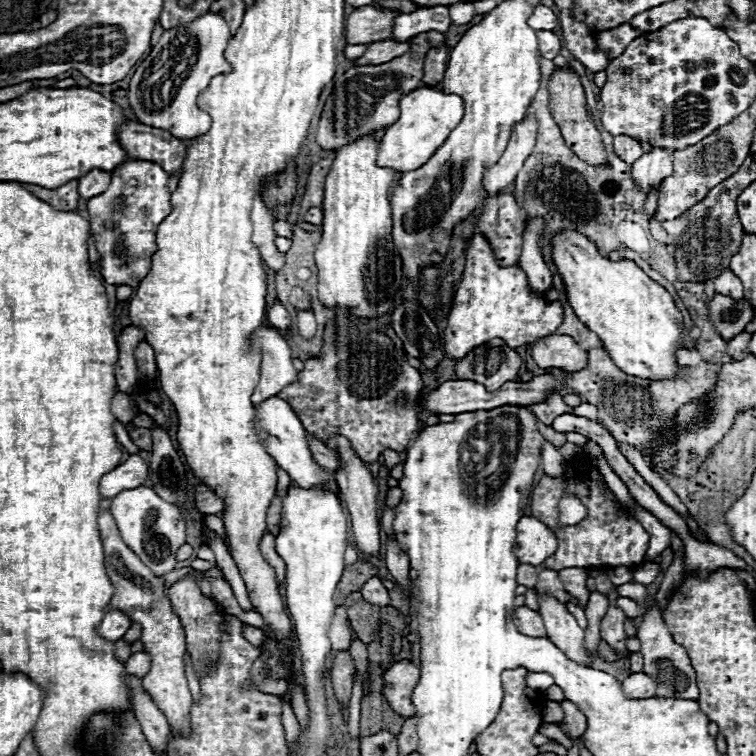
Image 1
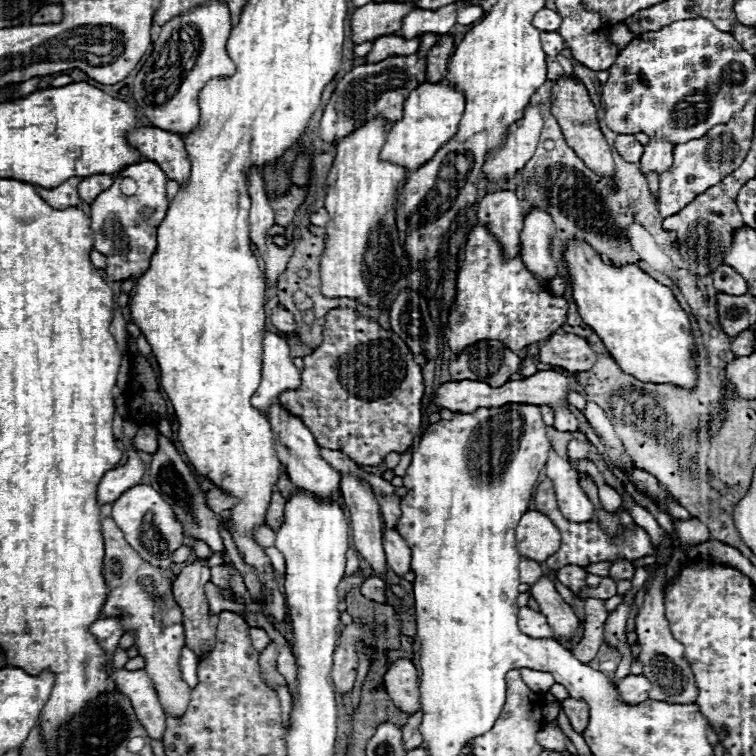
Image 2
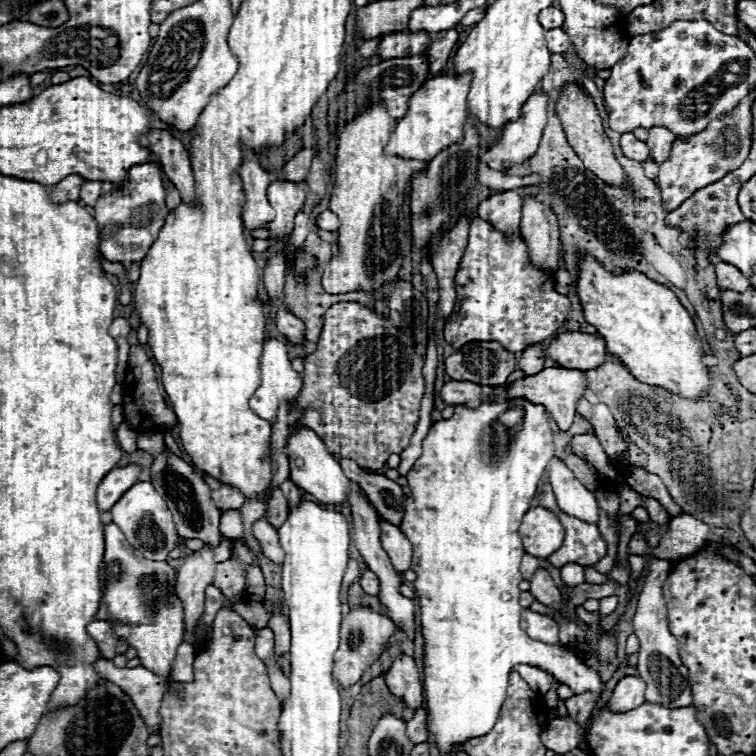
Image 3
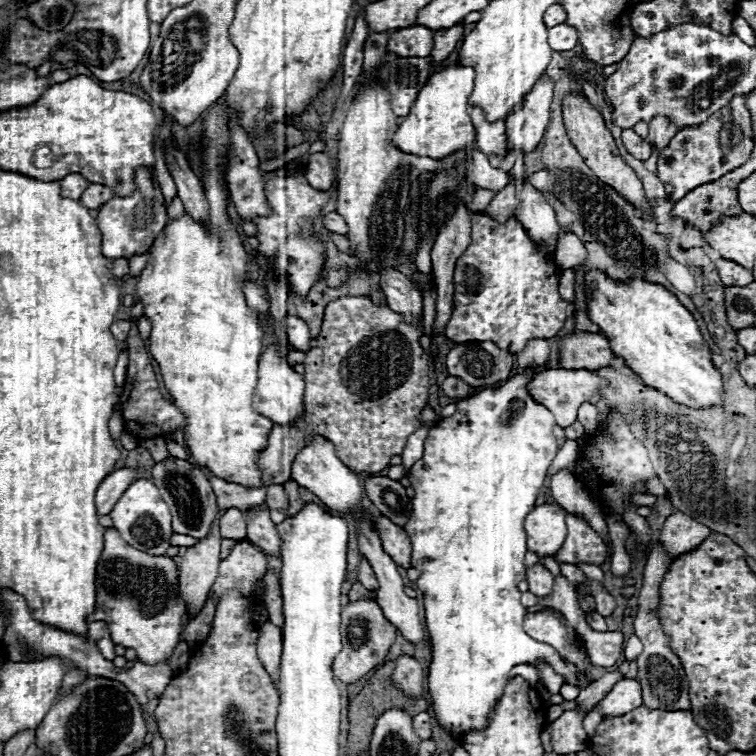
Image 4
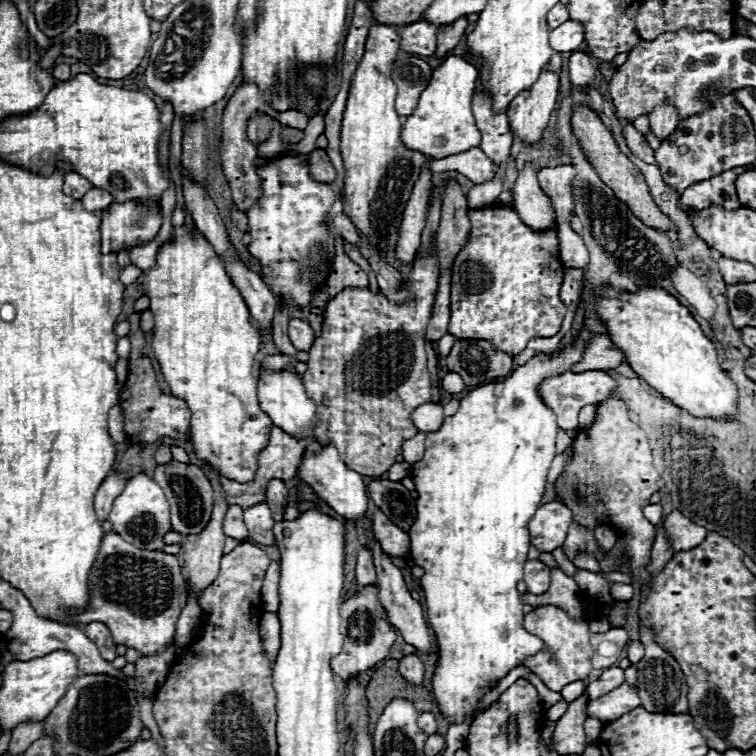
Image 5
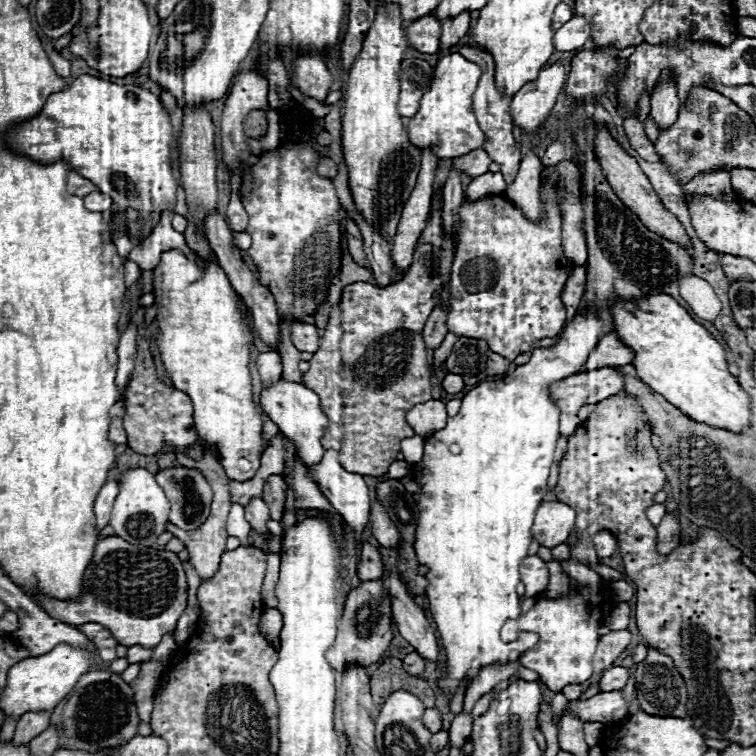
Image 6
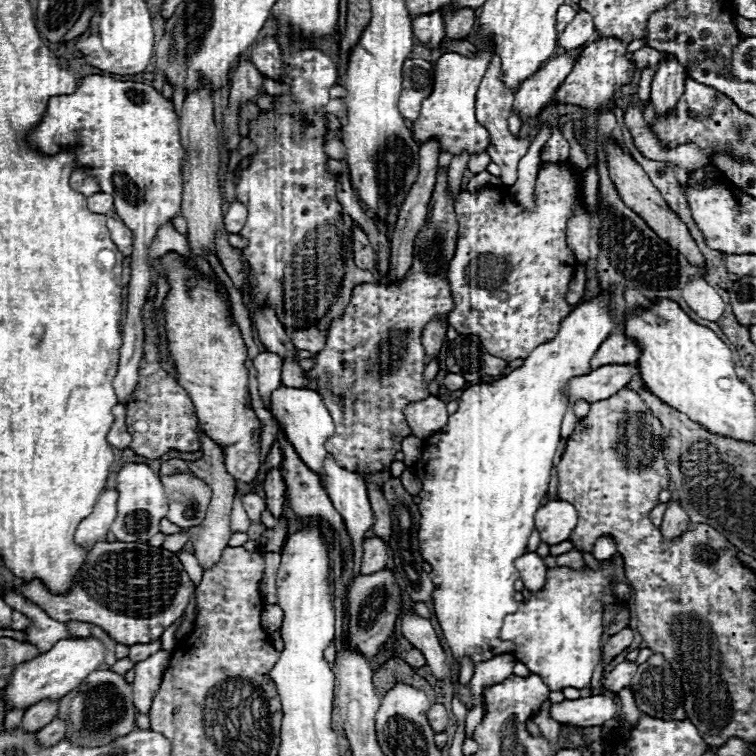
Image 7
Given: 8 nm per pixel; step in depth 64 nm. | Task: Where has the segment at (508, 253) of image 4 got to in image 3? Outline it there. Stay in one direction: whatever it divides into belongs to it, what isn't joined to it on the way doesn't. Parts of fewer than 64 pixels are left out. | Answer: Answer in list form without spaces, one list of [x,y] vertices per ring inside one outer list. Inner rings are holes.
[[[478,216],[472,218],[470,240],[462,256],[460,268],[456,272],[454,284],[458,296],[456,296],[454,312],[444,328],[446,342],[450,342],[454,350],[458,350],[458,346],[464,346],[466,342],[472,340],[484,340],[484,342],[498,342],[510,352],[520,352],[528,344],[536,344],[552,336],[568,318],[570,300],[556,292],[552,272],[540,270],[536,264],[532,264],[528,246],[522,240],[522,236],[520,234],[506,236],[504,232],[496,230],[488,220],[482,220]]]

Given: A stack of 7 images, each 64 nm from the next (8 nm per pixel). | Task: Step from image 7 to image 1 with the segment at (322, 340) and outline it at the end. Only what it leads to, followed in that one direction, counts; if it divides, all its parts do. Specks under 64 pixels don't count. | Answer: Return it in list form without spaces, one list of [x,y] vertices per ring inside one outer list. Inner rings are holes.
[[[278,300],[268,308],[266,318],[268,318],[268,322],[270,322],[274,328],[278,328],[278,330],[288,330],[290,324],[292,324],[290,314],[286,312],[286,308],[284,308]]]

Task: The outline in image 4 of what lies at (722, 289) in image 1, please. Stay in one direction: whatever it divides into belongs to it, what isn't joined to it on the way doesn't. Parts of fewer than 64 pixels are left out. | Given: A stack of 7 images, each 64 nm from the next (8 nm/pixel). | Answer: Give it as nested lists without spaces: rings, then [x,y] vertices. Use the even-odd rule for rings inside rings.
[[[720,258],[716,262],[716,268],[720,272],[720,278],[724,282],[724,286],[748,286],[750,282],[754,282],[754,276],[748,268],[732,262],[732,260],[724,260]]]

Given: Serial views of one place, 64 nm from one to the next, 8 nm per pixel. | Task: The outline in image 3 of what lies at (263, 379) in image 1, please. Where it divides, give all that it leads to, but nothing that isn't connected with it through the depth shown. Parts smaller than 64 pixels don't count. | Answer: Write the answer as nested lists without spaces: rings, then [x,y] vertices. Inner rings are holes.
[[[270,338],[260,358],[262,382],[250,398],[250,408],[270,422],[278,420],[280,404],[292,402],[302,390],[302,376],[292,368],[286,344]]]

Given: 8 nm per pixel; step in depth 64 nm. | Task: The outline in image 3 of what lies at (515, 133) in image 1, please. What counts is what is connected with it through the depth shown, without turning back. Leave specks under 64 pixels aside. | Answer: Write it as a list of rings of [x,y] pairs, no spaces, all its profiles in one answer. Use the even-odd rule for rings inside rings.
[[[536,90],[522,106],[520,110],[520,118],[514,120],[514,122],[508,122],[502,130],[502,140],[498,142],[498,146],[490,148],[488,152],[482,154],[482,160],[494,168],[494,170],[508,170],[510,166],[514,164],[520,164],[524,162],[526,158],[534,156],[534,152],[538,150],[538,144],[540,144],[540,138],[542,138],[542,130],[546,128],[546,122],[548,122],[548,94],[544,94],[542,90]]]

